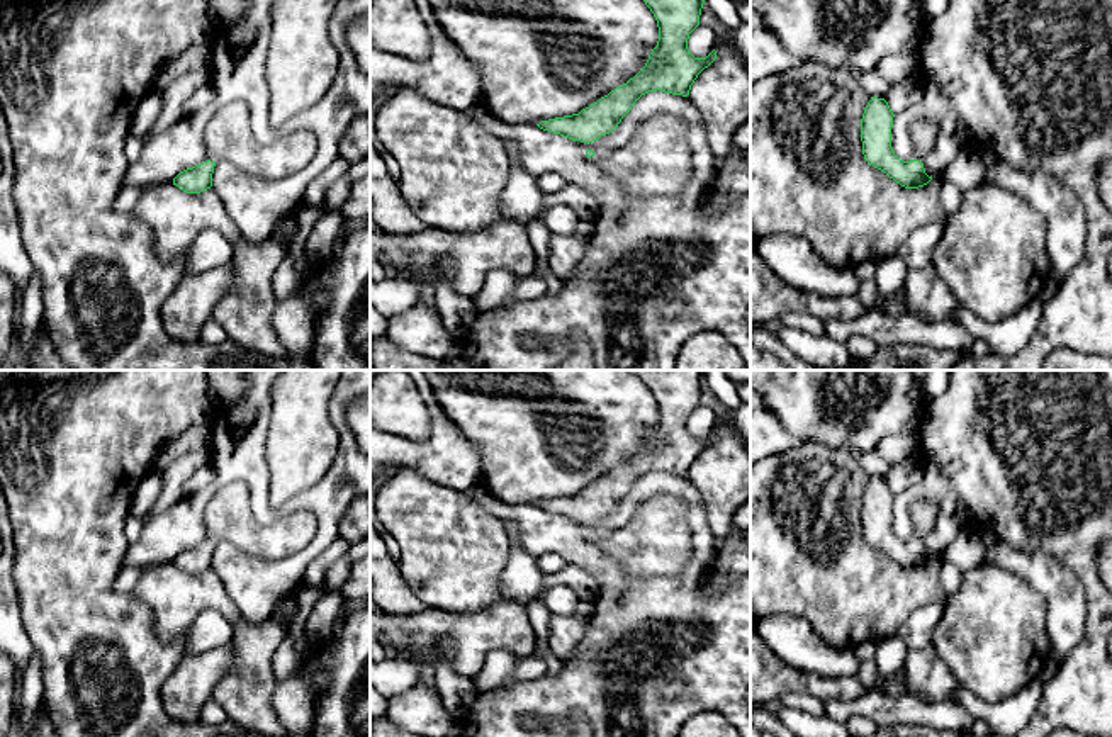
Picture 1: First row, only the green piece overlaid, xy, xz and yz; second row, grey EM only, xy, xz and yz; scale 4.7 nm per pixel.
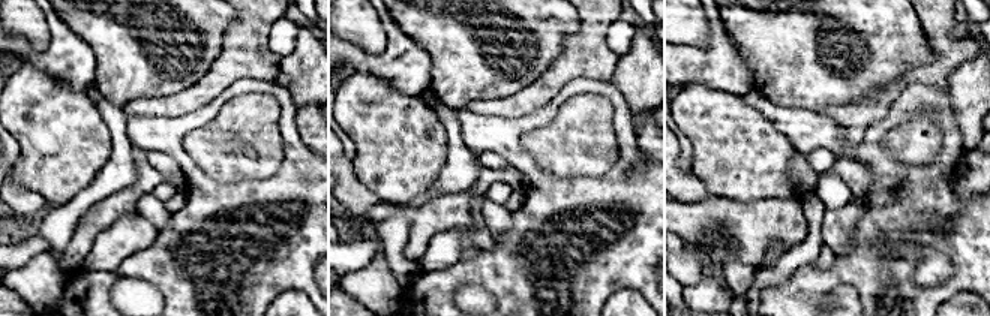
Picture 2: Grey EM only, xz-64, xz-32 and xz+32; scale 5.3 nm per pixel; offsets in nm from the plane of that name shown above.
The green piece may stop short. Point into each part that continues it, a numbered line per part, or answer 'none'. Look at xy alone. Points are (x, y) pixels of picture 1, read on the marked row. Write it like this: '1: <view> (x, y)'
1: xy (228, 136)

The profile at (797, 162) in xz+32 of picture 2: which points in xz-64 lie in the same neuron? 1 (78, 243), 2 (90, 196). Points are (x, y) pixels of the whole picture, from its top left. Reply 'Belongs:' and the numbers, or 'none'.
Belongs: 2

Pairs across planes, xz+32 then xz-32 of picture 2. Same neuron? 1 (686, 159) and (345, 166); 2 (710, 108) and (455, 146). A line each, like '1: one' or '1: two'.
1: two
2: two

